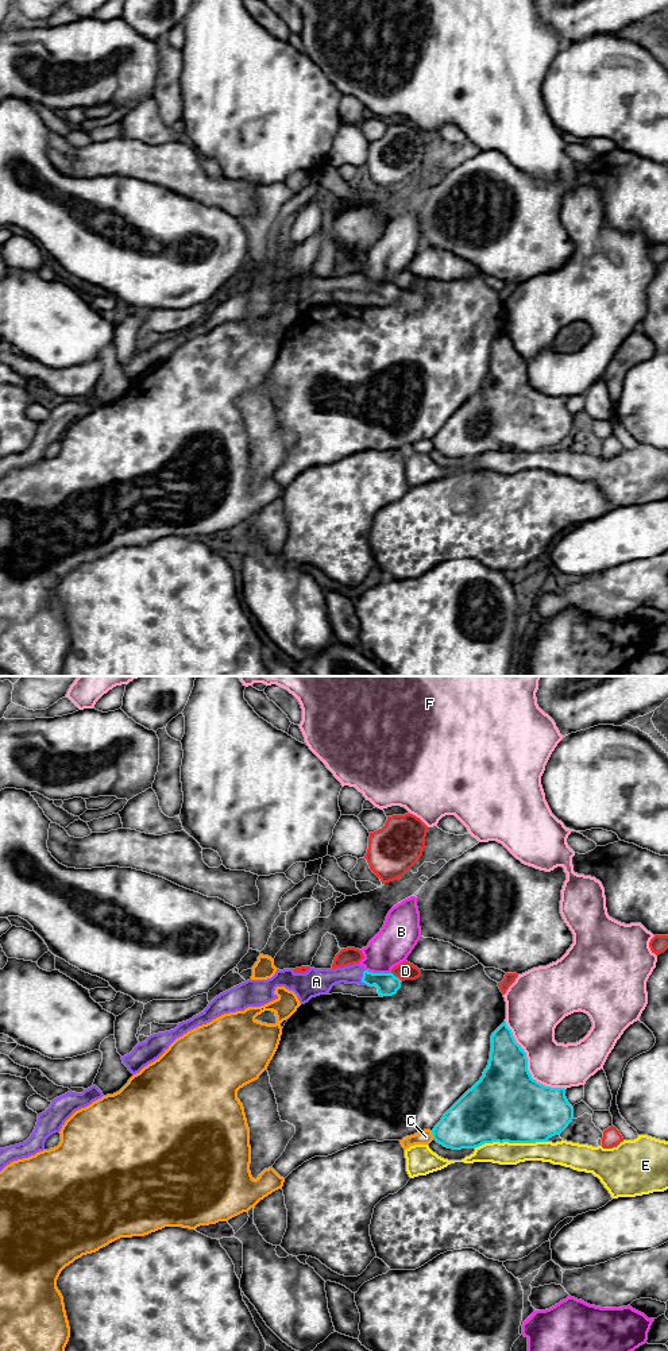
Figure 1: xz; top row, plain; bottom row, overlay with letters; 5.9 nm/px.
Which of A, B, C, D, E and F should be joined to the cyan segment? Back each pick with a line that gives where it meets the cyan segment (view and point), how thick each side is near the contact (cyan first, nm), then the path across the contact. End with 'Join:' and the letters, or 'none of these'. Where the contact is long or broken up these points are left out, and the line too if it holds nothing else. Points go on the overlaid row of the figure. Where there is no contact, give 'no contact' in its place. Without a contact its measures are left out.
A: contact xz (362, 977); calibres 140 and 160 nm; way xz (387, 984), (377, 979), (362, 977), (332, 976), (320, 981)
Join: A

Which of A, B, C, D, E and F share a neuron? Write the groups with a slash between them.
A / B / C / D / E / F

